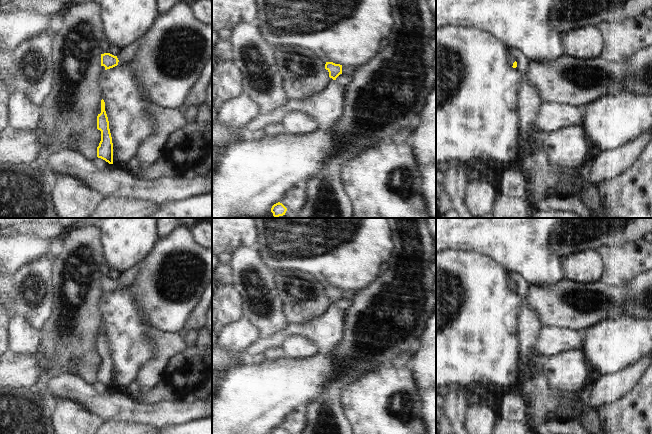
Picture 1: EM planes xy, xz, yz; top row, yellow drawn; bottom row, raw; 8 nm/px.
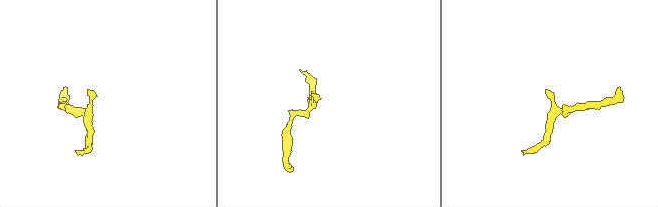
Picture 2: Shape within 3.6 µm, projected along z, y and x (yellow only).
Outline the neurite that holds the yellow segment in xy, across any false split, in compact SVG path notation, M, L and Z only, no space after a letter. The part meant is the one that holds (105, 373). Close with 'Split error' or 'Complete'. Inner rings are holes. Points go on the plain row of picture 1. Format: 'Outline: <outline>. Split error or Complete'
Outline: M103 323L101 324L101 337L97 340L97 353L101 355L101 365L97 371L97 381L109 388L113 388L113 367Z. Complete

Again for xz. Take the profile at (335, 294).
Outline: M326 286L325 288L325 293L329 296L329 301L333 304L336 304L336 302L342 297L352 300L357 292L358 291L355 289L342 290L333 286Z. Split error

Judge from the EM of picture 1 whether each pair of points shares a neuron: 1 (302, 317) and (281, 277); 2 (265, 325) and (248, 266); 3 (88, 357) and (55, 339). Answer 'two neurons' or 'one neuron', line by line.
1: one neuron
2: one neuron
3: one neuron

